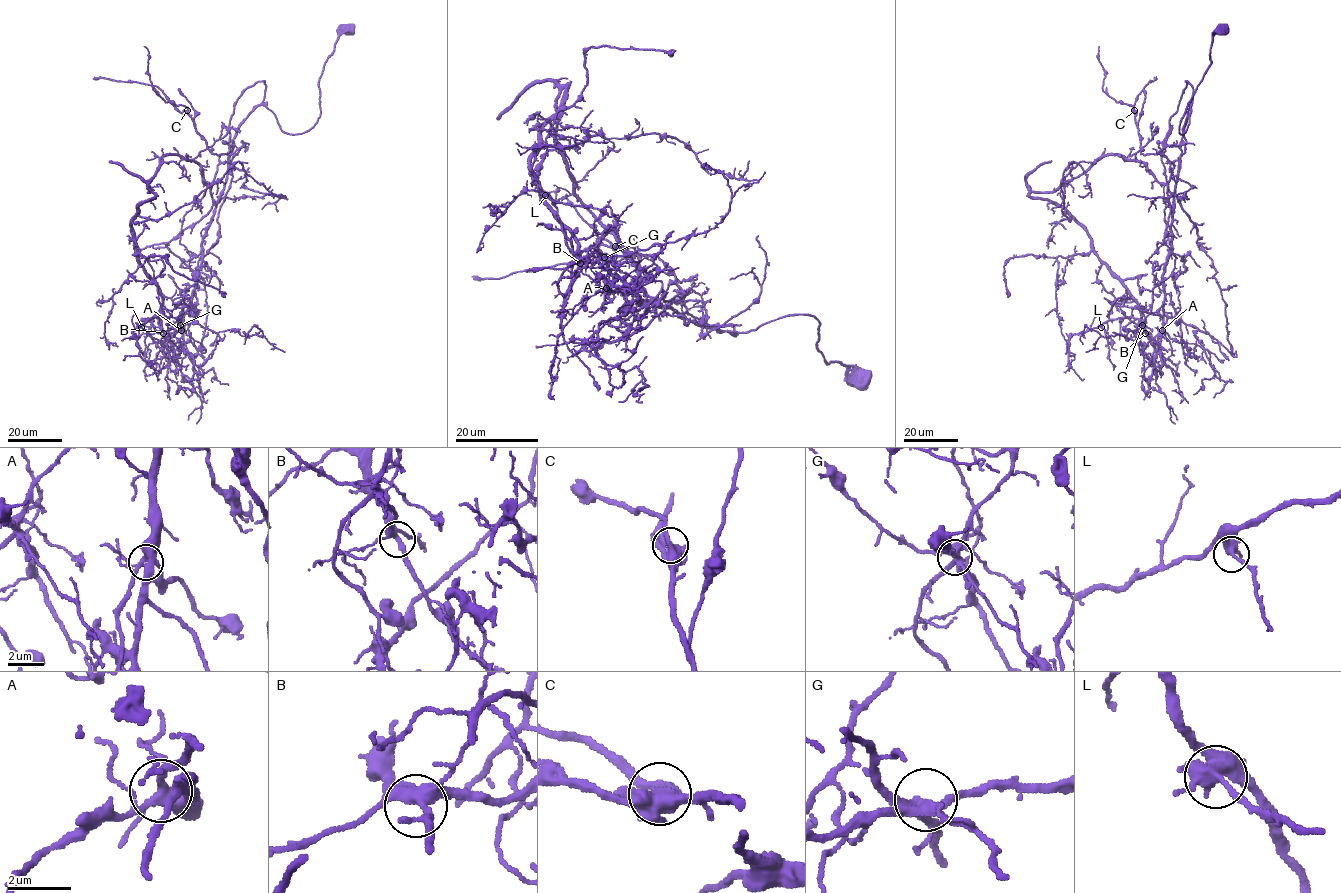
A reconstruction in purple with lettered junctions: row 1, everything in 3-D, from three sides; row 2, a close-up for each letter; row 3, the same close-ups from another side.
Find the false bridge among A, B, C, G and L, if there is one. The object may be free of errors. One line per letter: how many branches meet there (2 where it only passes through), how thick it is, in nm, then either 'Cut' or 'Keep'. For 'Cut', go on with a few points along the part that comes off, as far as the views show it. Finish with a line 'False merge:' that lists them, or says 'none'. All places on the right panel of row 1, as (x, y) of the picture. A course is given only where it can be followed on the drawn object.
A: Branches: 6. Thickness 360 nm. Keep
B: Branches: 4. Thickness 380 nm. Keep
C: Branches: 4. Thickness 500 nm. Keep
G: Branches: 4. Thickness 320 nm. Cut. Course of the part to remove: (1142, 325), (1170, 248), (1179, 142), (1190, 105), (1182, 134), (1179, 125), (1209, 65), (1213, 36), (1228, 26)
L: Branches: 5. Thickness 380 nm. Keep
False merge: G

